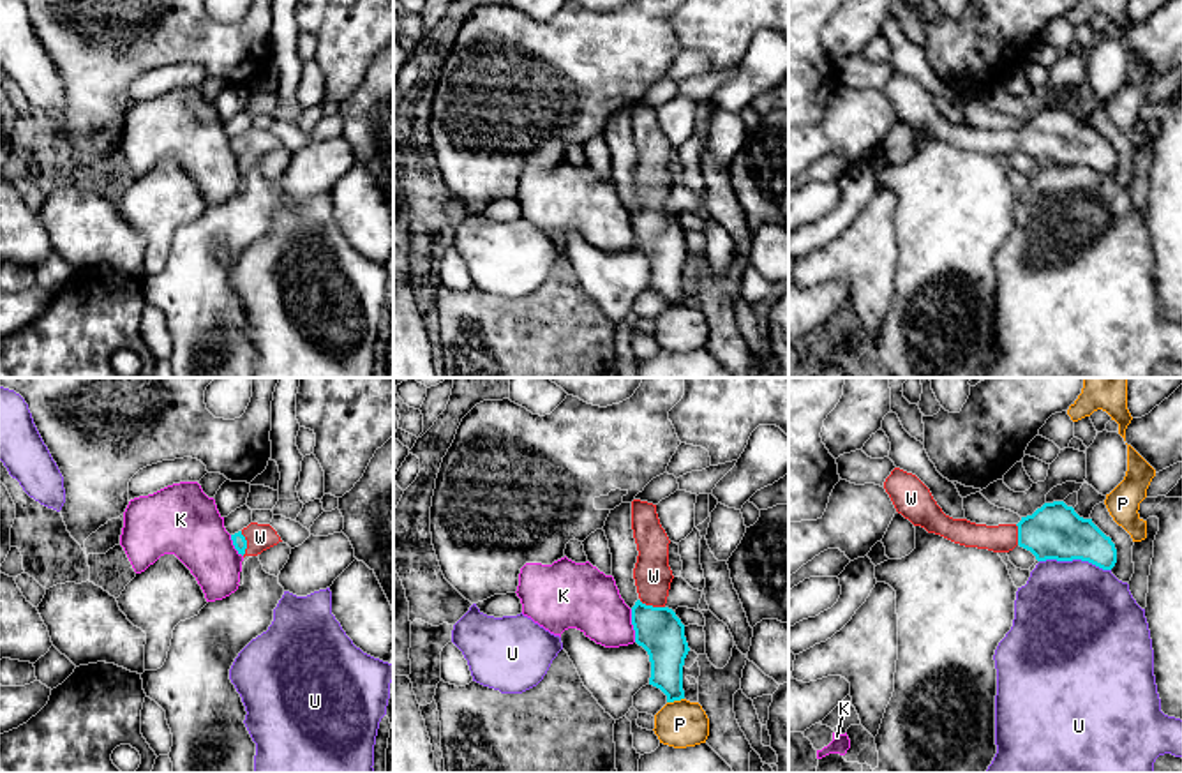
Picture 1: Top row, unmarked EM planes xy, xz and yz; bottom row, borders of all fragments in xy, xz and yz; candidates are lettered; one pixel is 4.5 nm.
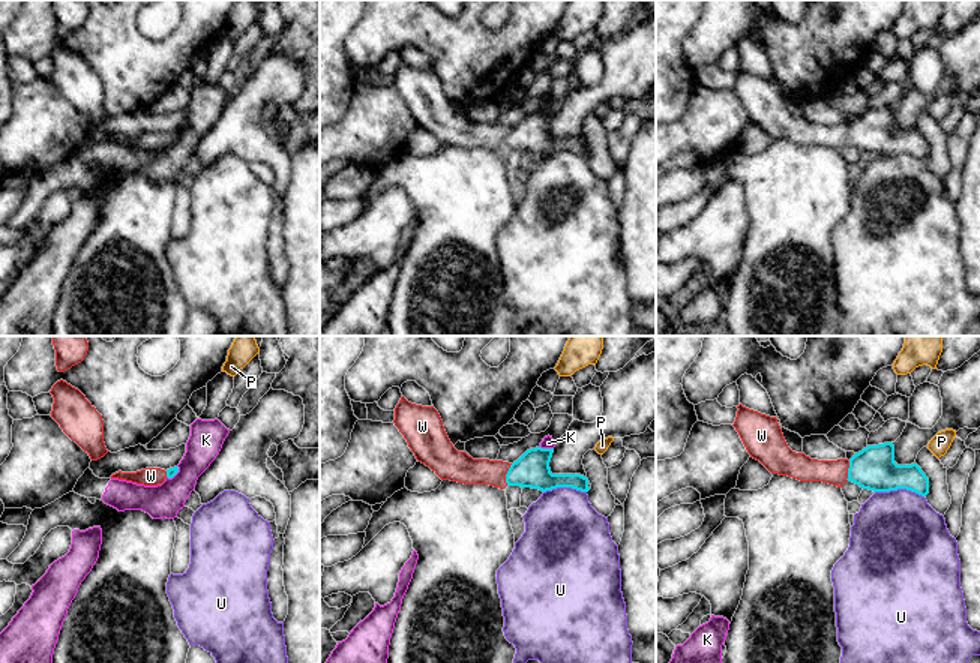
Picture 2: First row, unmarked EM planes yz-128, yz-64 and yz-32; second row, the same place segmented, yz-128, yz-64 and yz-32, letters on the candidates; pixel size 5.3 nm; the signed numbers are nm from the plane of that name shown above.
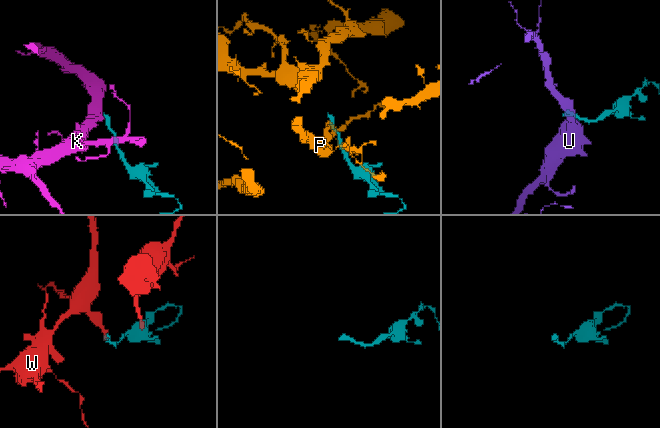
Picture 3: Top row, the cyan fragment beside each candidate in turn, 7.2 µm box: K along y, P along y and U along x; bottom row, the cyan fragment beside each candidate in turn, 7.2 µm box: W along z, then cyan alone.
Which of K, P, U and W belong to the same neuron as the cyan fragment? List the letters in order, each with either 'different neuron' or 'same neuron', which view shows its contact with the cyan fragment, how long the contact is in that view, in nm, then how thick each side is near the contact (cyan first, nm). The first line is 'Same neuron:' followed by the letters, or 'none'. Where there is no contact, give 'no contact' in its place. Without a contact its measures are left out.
Same neuron: W
K: different neuron; meets cyan in xz; contact 150 nm long; 220 nm thick on the cyan side, 280 nm on the other
P: different neuron; meets cyan in xz; contact 80 nm long; 190 nm thick on the cyan side, 220 nm on the other
U: different neuron; meets cyan in yz; contact 340 nm long; 260 nm thick on the cyan side, 480 nm on the other
W: same neuron; meets cyan in xz; contact 120 nm long; 220 nm thick on the cyan side, 170 nm on the other

